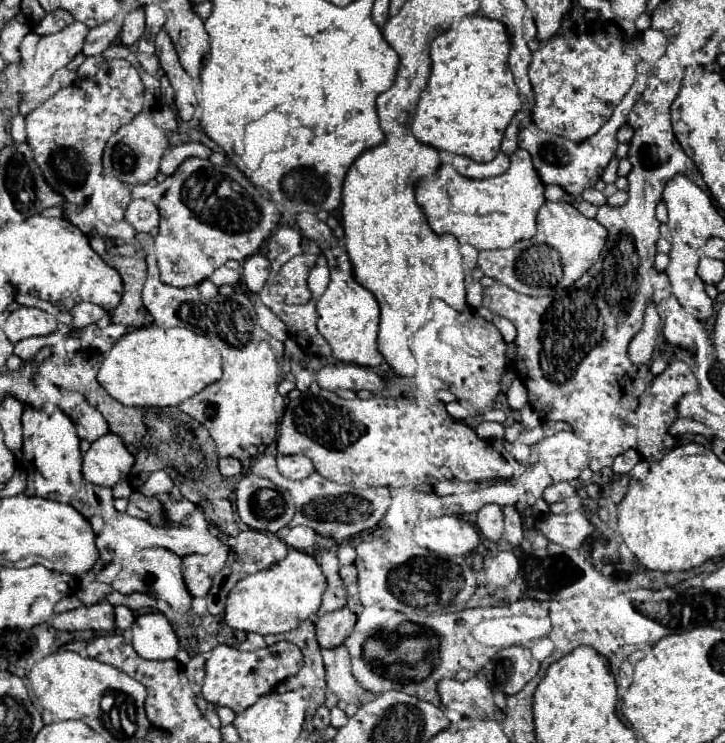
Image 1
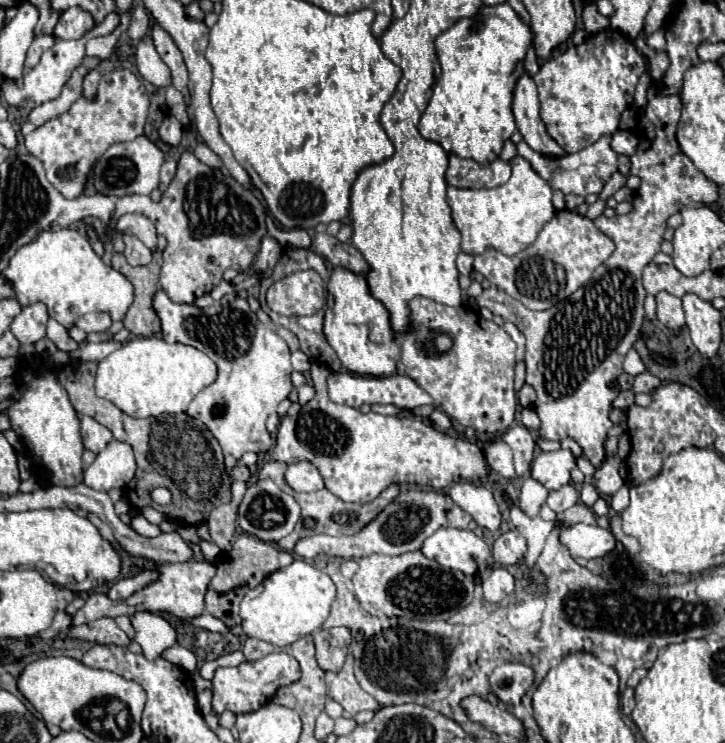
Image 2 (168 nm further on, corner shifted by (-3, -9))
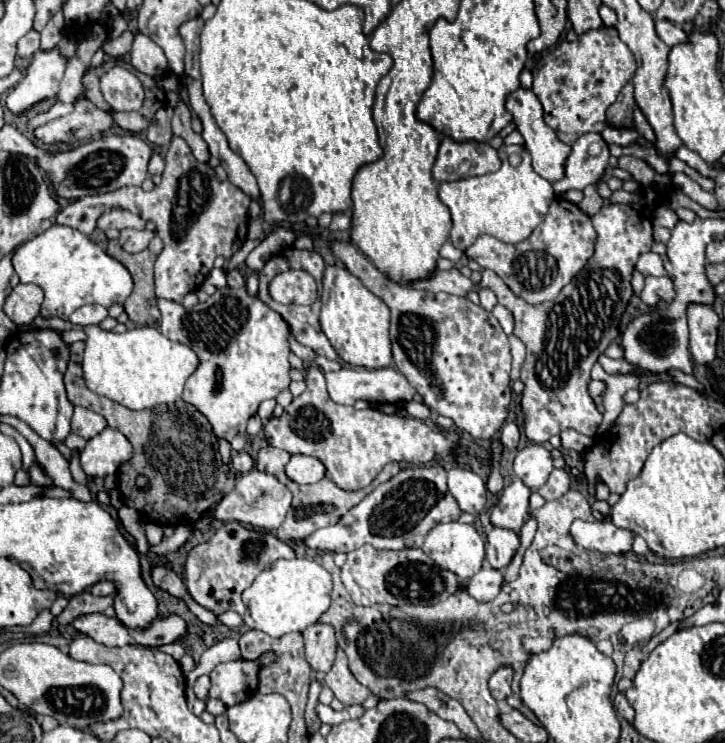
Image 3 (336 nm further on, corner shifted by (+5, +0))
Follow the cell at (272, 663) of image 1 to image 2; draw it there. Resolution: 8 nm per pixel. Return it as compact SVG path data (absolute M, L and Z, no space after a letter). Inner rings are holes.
M286 652L268 654L256 662L242 662L236 668L218 668L216 676L212 680L212 692L214 692L212 708L216 714L222 714L224 710L230 710L234 714L254 712L260 706L264 706L266 702L270 702L280 686L292 684L298 678L300 678L300 666Z

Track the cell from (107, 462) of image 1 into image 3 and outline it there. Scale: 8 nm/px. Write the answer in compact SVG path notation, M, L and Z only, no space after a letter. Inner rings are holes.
M112 427L92 437L80 453L80 465L88 477L114 475L122 463L132 457L130 441Z

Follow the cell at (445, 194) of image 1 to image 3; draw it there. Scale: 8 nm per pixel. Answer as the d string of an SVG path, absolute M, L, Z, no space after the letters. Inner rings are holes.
M502 145L500 159L502 159L502 167L496 173L468 177L452 183L440 183L438 187L440 201L452 213L450 241L462 251L466 251L482 233L488 233L504 243L520 243L528 239L534 227L544 221L550 201L554 201L554 191L550 193L550 183L532 169L530 155L524 147ZM512 153L518 153L522 157L518 167L512 167L508 161Z

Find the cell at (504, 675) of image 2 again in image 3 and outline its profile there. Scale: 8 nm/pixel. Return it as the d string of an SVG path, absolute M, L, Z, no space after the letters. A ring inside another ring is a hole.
M502 665L496 673L492 673L490 677L490 693L494 699L506 699L512 691L510 691L510 683L514 677L514 669L508 665Z

